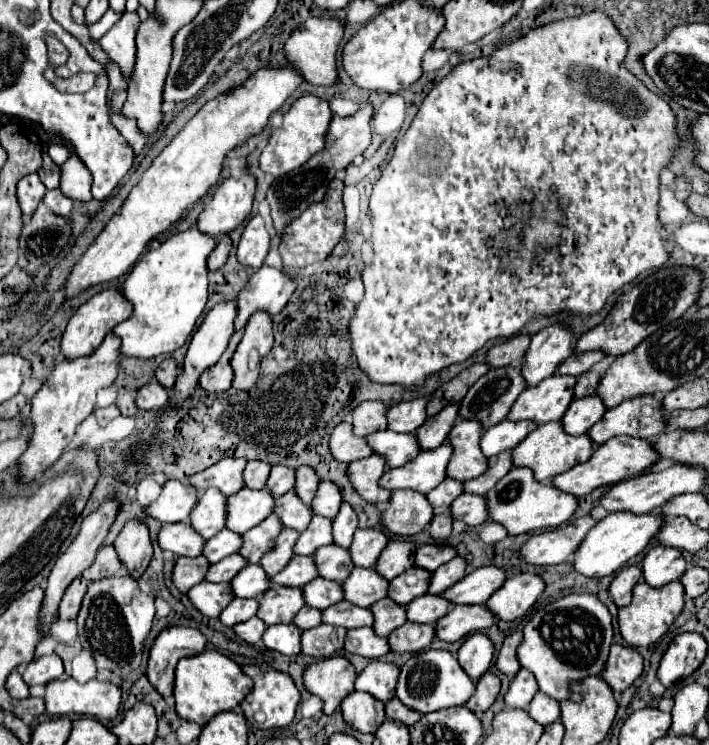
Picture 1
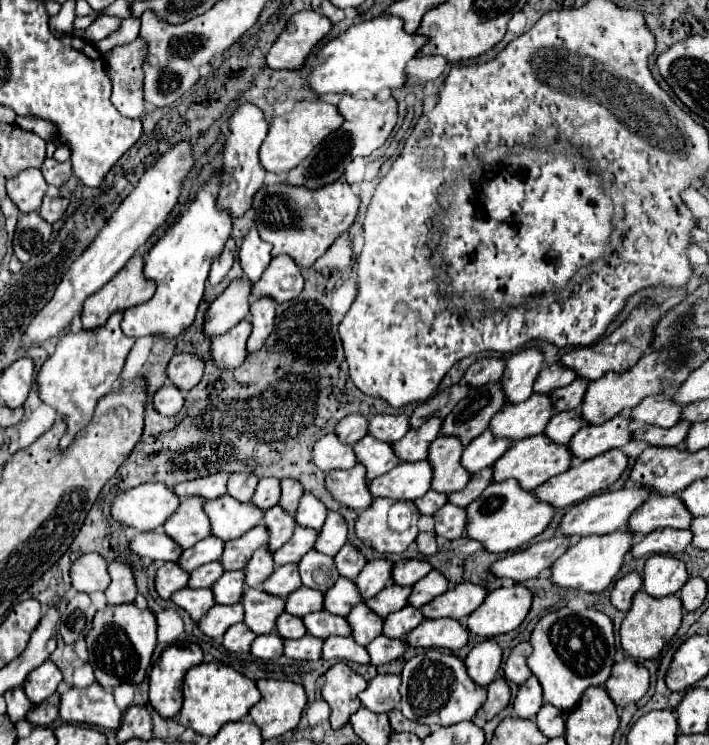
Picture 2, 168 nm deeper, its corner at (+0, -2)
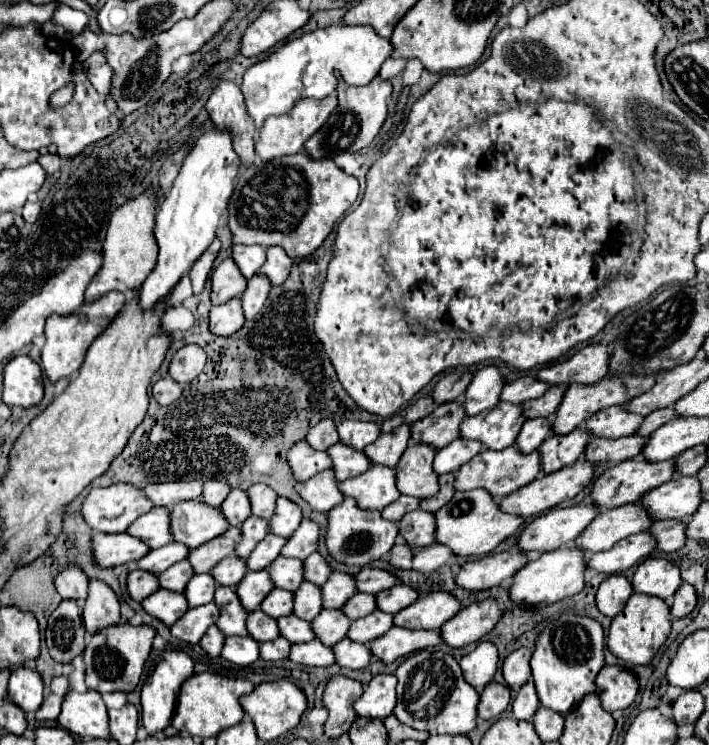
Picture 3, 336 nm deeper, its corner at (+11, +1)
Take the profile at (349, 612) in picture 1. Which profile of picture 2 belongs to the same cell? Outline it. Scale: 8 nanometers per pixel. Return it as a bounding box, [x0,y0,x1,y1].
[302,612,348,638]

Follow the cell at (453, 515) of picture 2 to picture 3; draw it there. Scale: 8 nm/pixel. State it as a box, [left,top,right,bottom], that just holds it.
[399,509,433,547]

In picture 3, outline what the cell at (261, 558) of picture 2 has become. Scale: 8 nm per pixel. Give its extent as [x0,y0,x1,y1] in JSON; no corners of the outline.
[211,555,247,587]

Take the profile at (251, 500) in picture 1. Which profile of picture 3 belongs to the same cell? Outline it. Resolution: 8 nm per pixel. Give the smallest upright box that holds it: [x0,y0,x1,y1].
[171,501,229,549]

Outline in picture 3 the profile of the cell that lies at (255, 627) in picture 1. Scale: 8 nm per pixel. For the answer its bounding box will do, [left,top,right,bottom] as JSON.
[199,625,225,657]

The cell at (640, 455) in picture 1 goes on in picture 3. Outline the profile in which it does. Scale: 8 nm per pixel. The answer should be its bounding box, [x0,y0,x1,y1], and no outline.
[501,457,595,519]

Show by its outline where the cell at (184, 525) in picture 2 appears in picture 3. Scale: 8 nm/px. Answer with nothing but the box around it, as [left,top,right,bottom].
[127,507,173,549]

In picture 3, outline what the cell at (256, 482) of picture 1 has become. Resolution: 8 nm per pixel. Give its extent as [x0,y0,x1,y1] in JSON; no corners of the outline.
[203,481,231,507]

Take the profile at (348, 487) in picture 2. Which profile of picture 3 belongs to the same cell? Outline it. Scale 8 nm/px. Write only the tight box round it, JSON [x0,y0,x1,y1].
[297,469,345,511]

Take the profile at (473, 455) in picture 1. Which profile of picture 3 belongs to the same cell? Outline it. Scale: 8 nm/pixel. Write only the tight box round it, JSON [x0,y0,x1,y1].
[397,443,439,499]

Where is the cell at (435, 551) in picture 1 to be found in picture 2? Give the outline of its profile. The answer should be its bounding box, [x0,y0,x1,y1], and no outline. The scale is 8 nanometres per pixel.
[392,560,432,586]

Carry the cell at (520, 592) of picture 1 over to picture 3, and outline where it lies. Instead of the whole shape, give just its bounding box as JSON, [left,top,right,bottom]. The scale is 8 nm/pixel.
[441,597,503,647]

